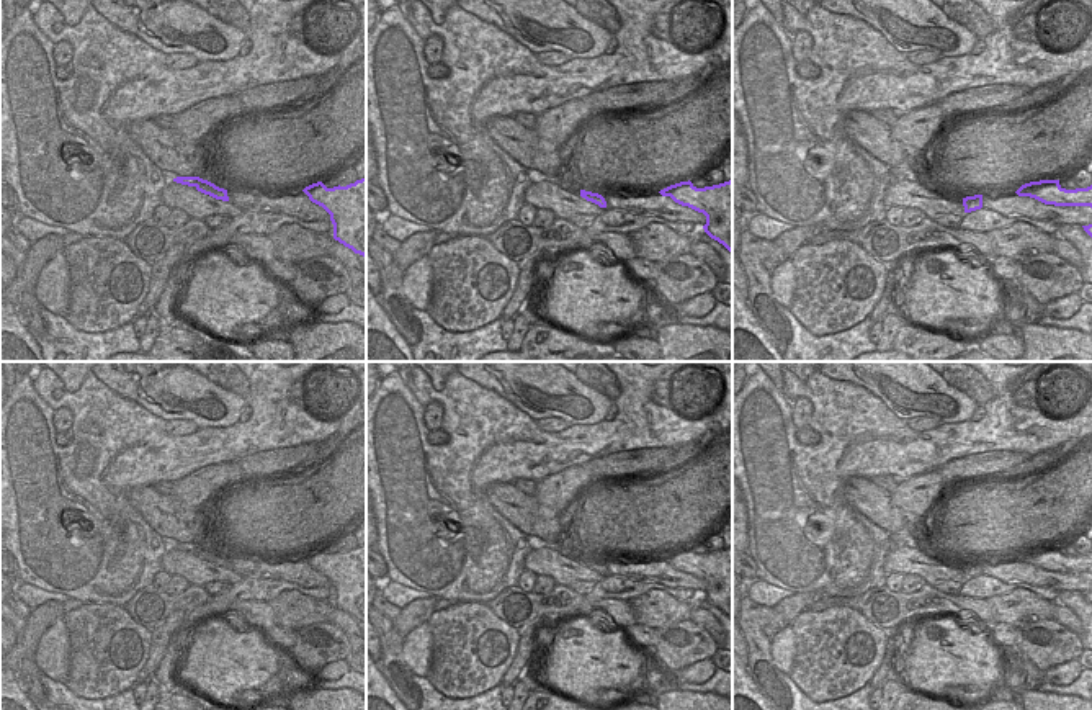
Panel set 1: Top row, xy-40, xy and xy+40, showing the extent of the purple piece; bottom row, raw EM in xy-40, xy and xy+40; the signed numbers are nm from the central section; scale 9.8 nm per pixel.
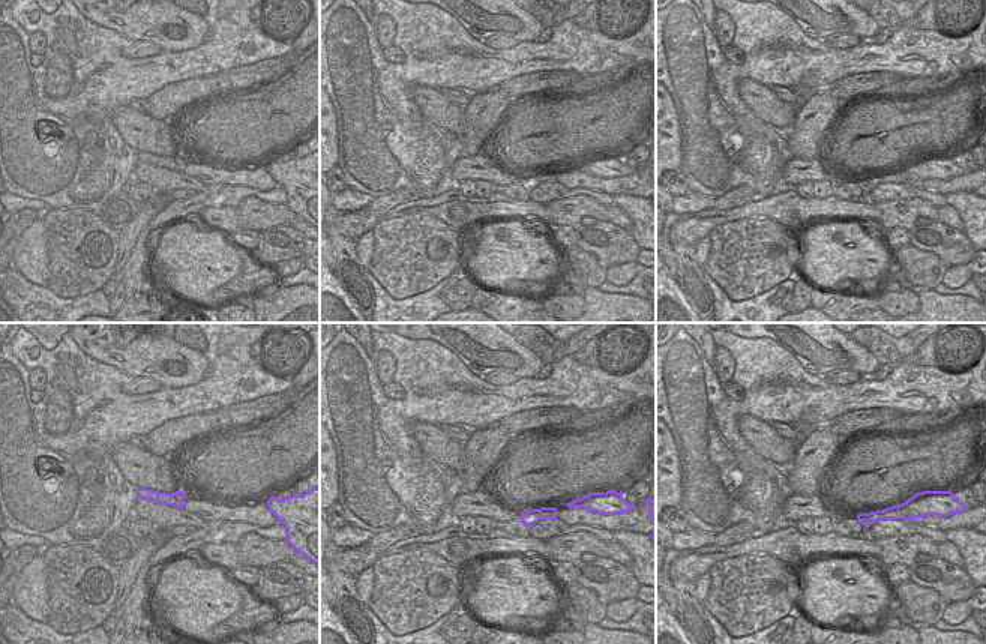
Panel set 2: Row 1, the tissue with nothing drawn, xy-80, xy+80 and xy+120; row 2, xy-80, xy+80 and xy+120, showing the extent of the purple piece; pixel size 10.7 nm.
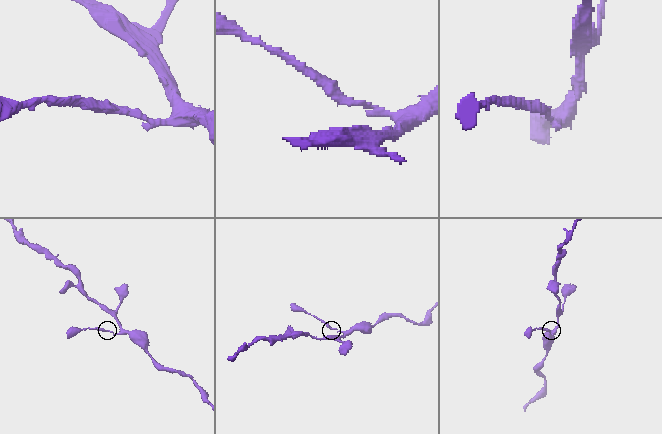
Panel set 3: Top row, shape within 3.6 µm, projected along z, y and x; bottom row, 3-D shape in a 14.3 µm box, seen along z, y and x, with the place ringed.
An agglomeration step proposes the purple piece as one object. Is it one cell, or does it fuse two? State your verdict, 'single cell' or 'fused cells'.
single cell

